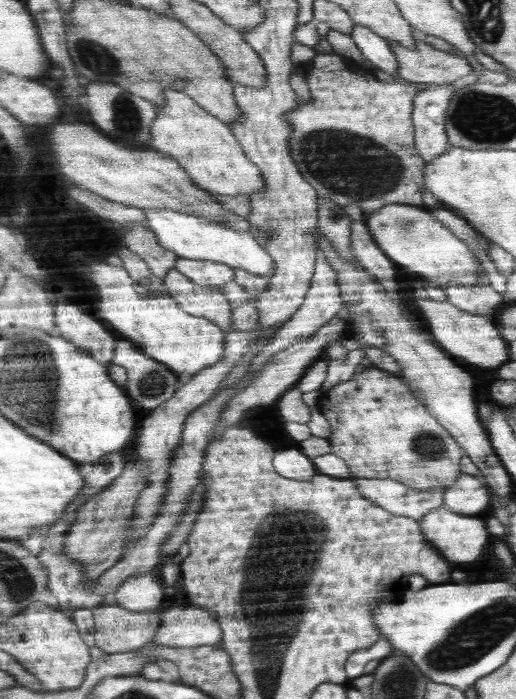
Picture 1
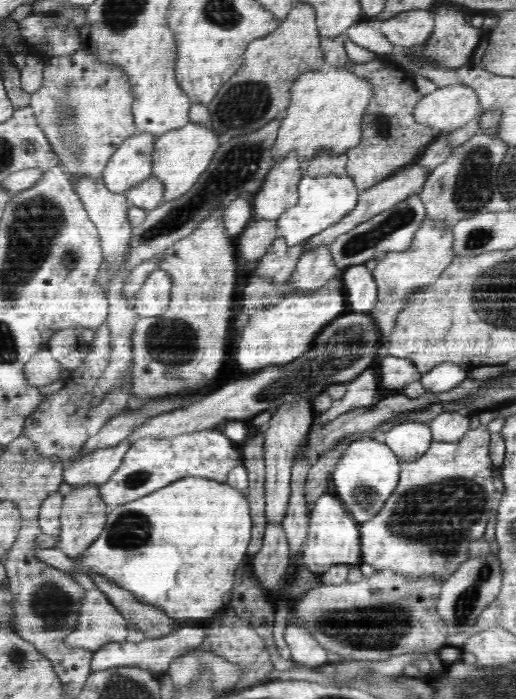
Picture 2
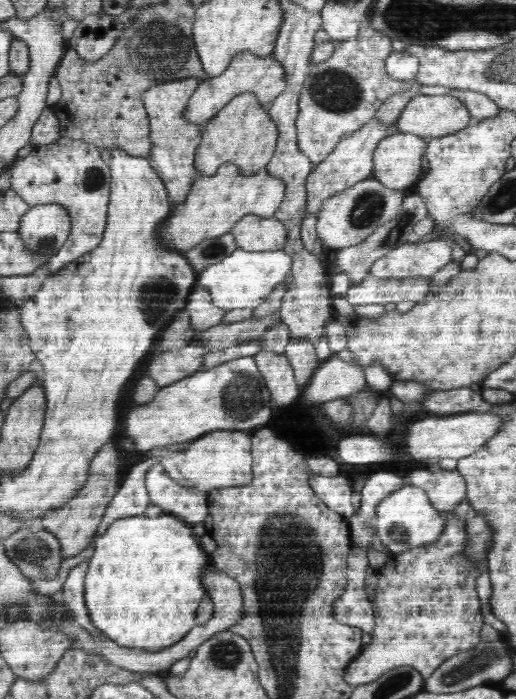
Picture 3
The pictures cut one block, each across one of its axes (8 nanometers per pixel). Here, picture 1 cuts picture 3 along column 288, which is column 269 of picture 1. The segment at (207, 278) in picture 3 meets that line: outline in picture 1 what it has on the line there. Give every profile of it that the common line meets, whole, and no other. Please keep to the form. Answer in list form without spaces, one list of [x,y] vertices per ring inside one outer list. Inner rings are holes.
[[[144,209],[147,227],[156,234],[157,242],[187,259],[214,261],[243,268],[252,274],[268,277],[273,273],[273,257],[251,233],[237,231],[222,222],[172,209]]]

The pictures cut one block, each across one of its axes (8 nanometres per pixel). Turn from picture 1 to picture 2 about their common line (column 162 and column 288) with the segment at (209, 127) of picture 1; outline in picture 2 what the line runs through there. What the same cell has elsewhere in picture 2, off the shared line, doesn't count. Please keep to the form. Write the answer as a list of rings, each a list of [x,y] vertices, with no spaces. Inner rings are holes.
[[[325,65],[319,70],[301,74],[293,84],[290,102],[282,114],[281,128],[277,132],[275,165],[292,151],[296,152],[298,159],[310,163],[320,150],[328,150],[336,156],[345,154],[361,141],[361,118],[374,98],[374,87],[368,79],[354,74],[347,65]]]

